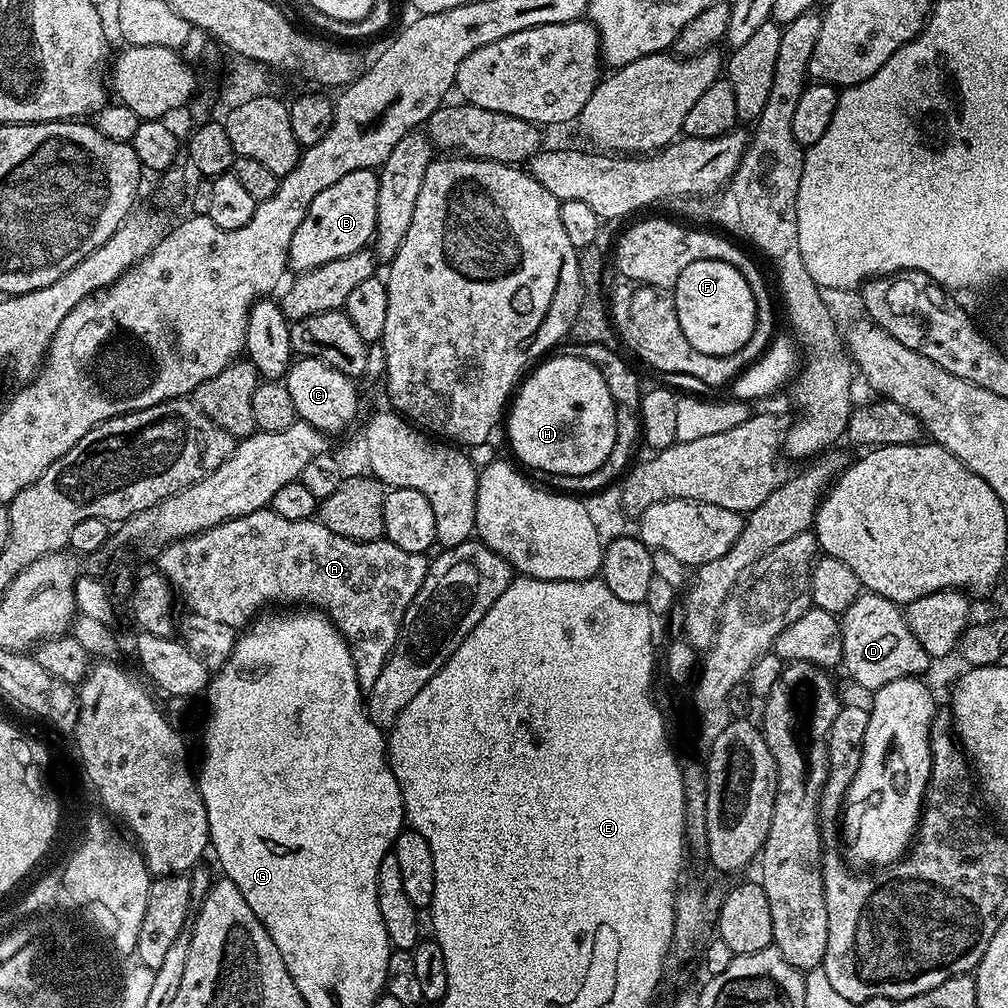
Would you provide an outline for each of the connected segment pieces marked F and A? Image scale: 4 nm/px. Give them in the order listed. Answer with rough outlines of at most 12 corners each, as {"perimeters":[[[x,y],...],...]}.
{"perimeters":[[[690,262],[671,289],[702,354],[755,332],[755,294],[730,262]],[[269,507],[161,549],[191,613],[323,610],[371,688],[430,563]]]}

